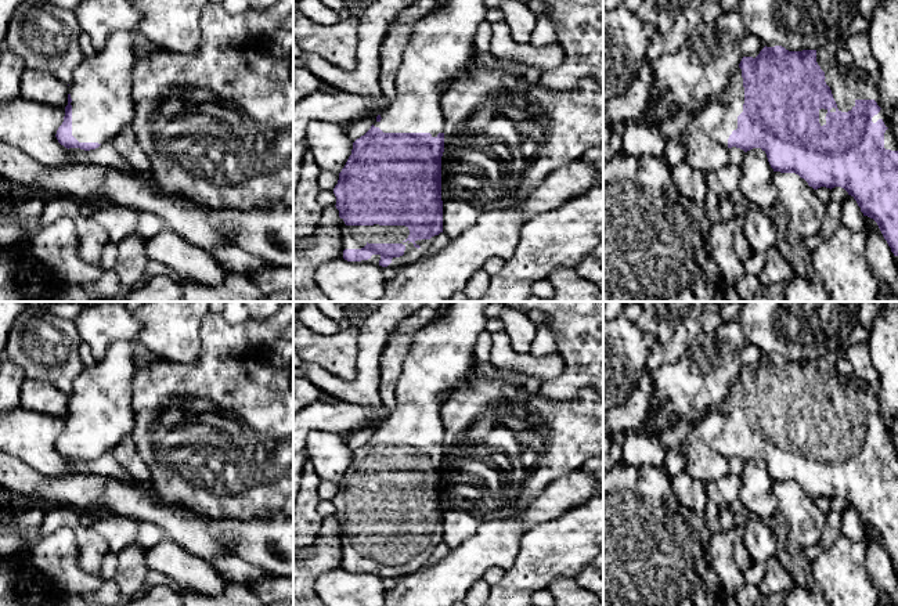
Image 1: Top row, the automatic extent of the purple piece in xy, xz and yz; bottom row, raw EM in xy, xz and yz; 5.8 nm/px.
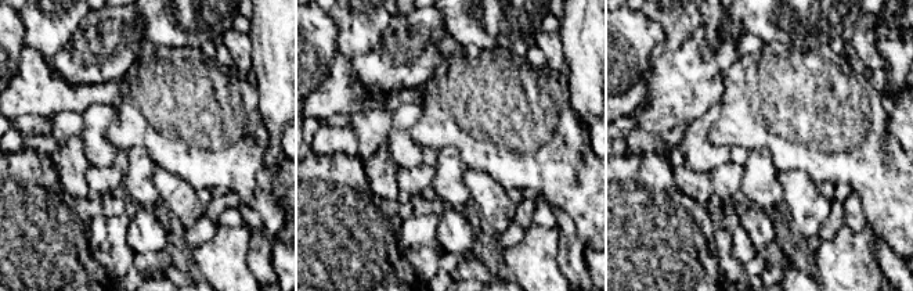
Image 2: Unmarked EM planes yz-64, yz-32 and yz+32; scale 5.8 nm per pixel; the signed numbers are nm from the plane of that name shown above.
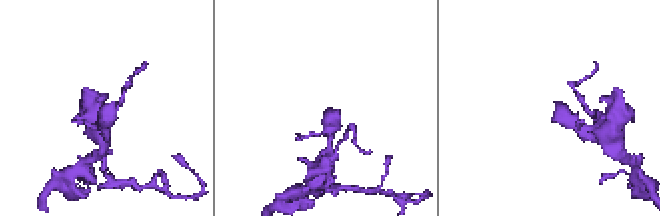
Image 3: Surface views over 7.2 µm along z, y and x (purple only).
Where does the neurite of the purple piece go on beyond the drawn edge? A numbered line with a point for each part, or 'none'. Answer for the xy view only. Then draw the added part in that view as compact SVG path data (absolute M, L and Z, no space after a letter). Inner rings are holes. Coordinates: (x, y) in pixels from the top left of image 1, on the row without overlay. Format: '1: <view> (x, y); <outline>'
1: xy (101, 412); M118 340L109 346L105 357L83 371L73 380L68 404L72 408L72 446L79 452L112 452L133 432L133 378L138 368L130 342Z

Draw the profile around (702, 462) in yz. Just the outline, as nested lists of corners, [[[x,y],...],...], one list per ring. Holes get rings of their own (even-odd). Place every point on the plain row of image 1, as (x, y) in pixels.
[[[710,412],[696,425],[696,430],[686,443],[685,457],[685,470],[692,479],[707,483],[729,473],[728,458],[710,447],[724,425],[725,421],[720,412]]]

